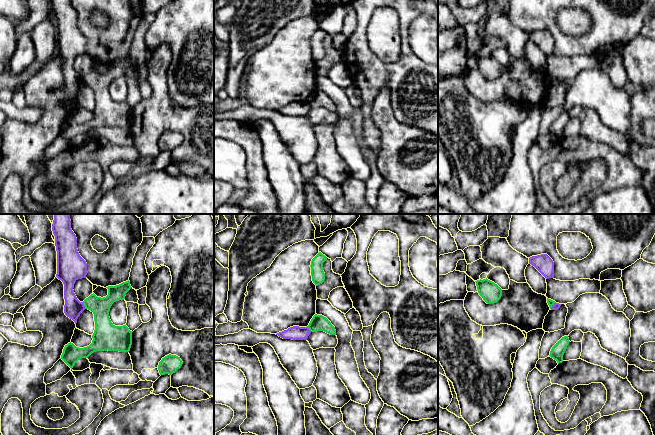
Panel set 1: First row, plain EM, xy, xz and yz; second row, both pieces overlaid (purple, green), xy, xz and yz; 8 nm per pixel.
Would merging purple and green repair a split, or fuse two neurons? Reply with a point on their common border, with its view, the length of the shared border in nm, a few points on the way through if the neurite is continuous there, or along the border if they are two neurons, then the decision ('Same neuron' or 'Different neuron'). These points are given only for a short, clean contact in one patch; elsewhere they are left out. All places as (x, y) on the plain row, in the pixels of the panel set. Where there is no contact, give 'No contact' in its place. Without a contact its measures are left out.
Touches purple at xy (83, 81). Shared border 60 nm. Different neuron

